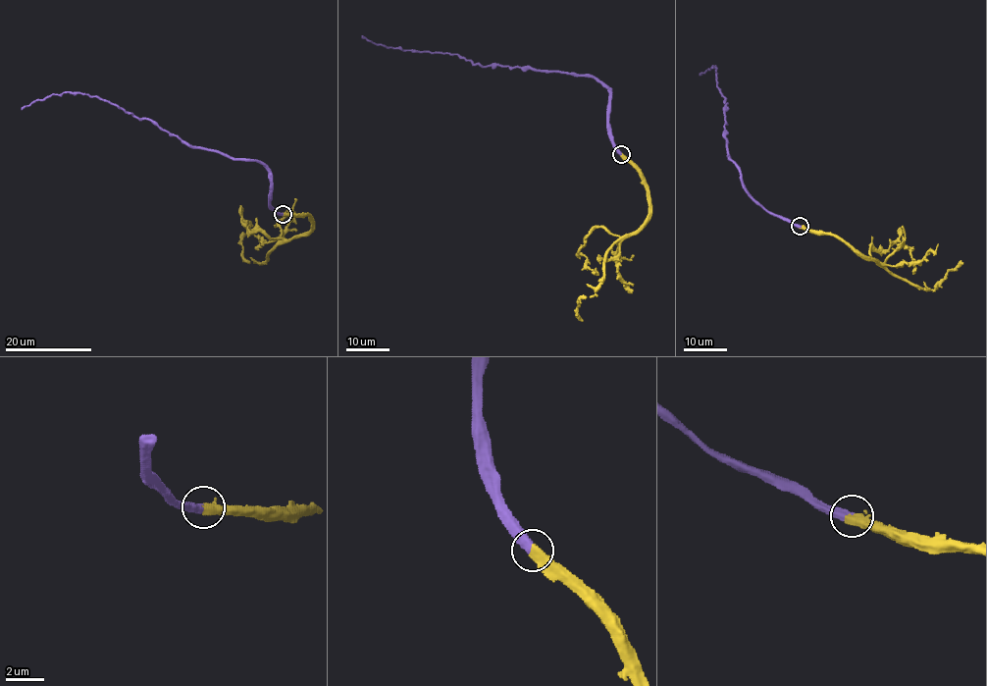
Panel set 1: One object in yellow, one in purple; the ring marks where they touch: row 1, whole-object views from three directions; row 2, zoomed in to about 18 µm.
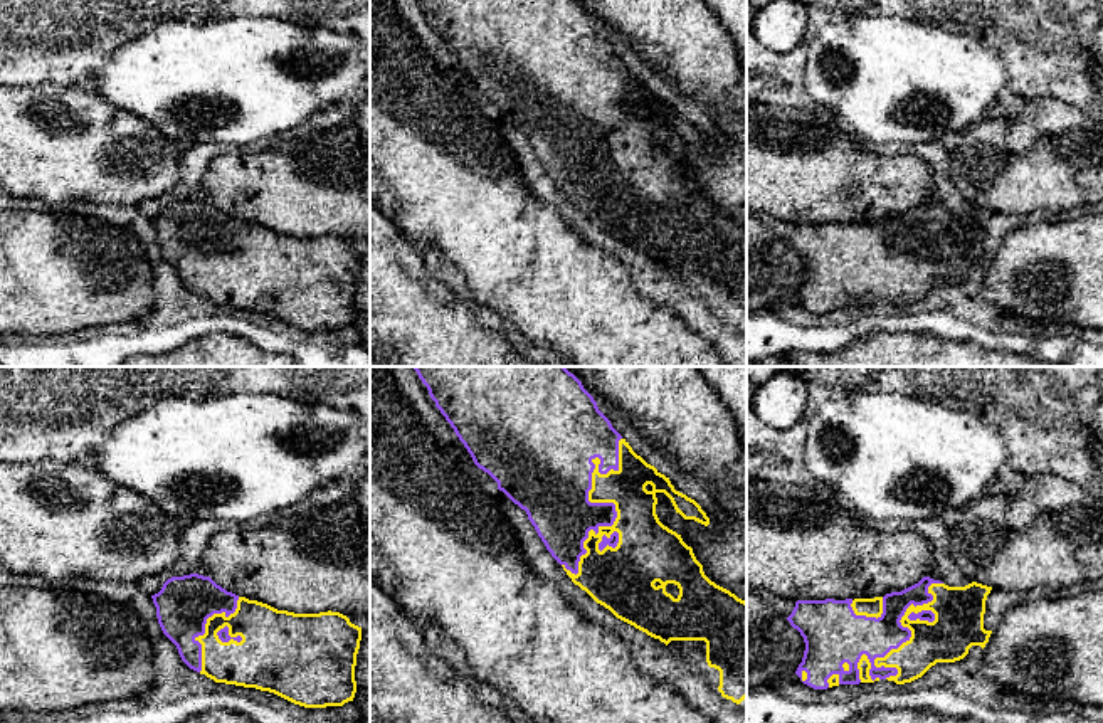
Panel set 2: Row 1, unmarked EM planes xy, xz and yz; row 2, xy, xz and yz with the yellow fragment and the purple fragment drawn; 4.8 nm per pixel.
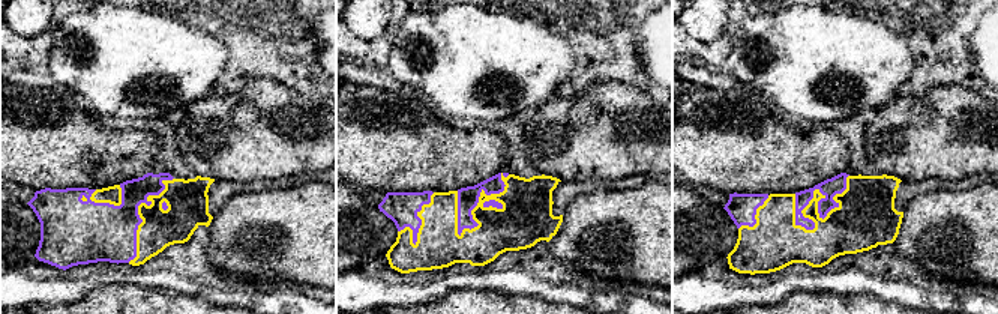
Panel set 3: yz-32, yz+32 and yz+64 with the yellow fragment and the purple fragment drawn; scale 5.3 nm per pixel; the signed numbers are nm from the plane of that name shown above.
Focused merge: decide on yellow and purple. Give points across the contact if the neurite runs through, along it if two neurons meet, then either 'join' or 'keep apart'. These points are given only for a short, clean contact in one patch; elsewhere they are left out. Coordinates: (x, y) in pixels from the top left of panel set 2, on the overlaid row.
join

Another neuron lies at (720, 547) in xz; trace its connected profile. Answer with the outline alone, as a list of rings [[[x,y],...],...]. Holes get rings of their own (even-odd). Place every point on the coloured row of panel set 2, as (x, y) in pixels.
[[[656,493],[656,515],[693,548],[705,575],[747,602],[747,511],[730,501],[723,515],[706,513],[710,525],[684,520],[664,493]]]

